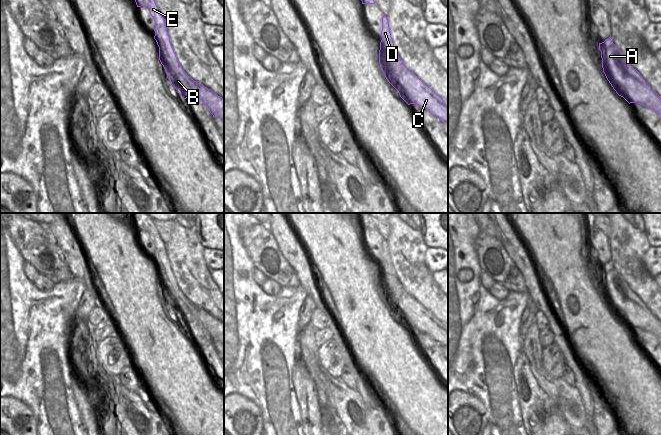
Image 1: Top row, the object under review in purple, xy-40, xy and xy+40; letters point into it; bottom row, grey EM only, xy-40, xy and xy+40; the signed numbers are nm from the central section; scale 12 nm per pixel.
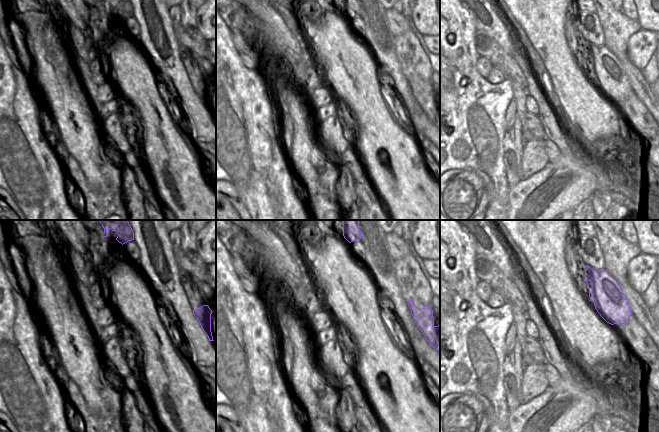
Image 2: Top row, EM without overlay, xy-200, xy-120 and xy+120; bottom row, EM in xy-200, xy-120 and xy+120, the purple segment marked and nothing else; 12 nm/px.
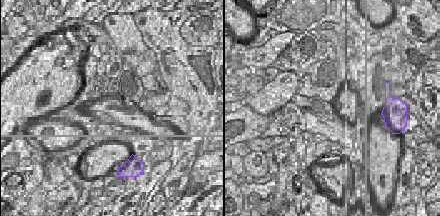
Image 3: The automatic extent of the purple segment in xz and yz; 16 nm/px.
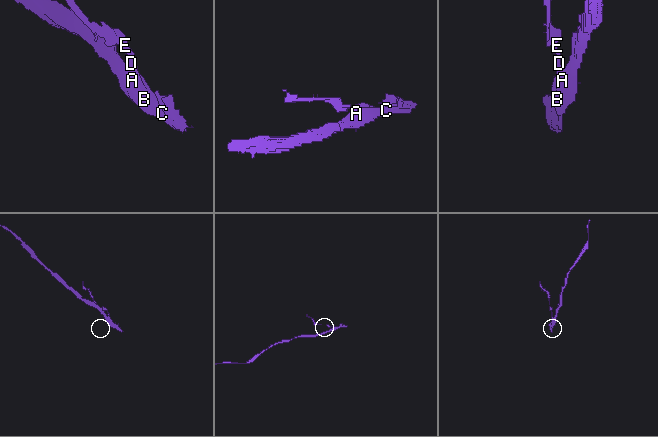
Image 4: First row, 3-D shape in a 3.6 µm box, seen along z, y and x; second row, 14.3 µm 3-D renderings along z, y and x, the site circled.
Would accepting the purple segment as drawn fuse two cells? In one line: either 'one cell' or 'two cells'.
two cells

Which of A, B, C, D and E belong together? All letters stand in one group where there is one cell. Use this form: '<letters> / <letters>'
A B C / D E

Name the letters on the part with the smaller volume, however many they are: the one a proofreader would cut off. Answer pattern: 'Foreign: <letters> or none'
Foreign: D, E

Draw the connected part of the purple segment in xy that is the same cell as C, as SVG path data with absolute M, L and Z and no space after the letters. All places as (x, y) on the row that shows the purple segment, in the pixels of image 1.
M382 42L379 50L380 67L400 97L408 105L417 104L442 122L448 122L448 107L443 99L405 66L395 46L387 49Z

